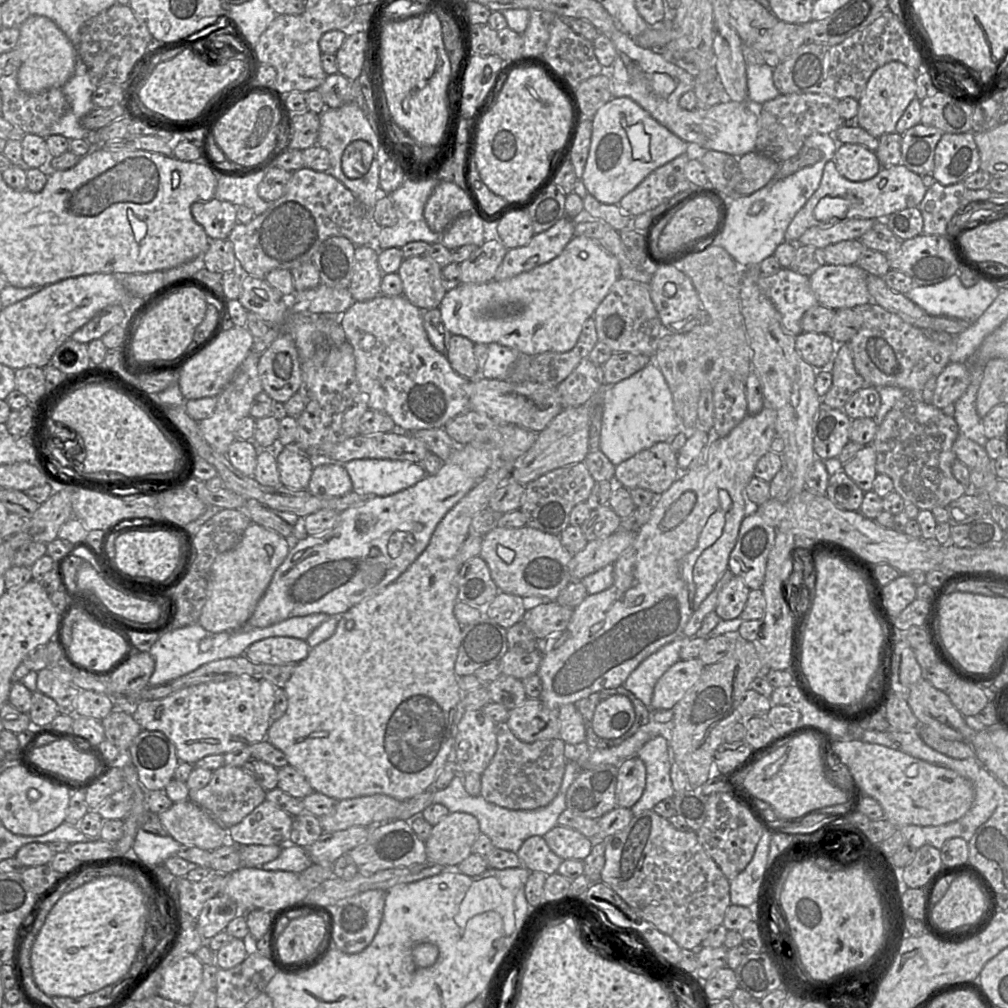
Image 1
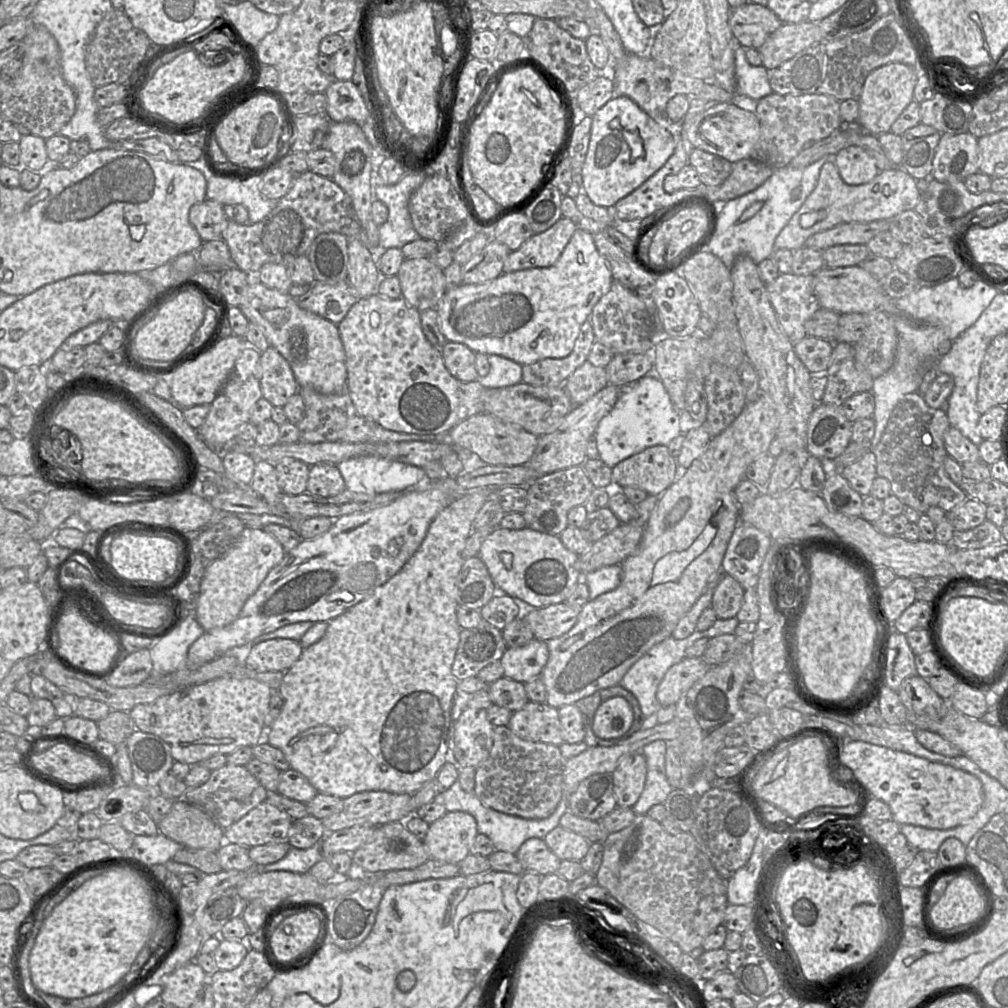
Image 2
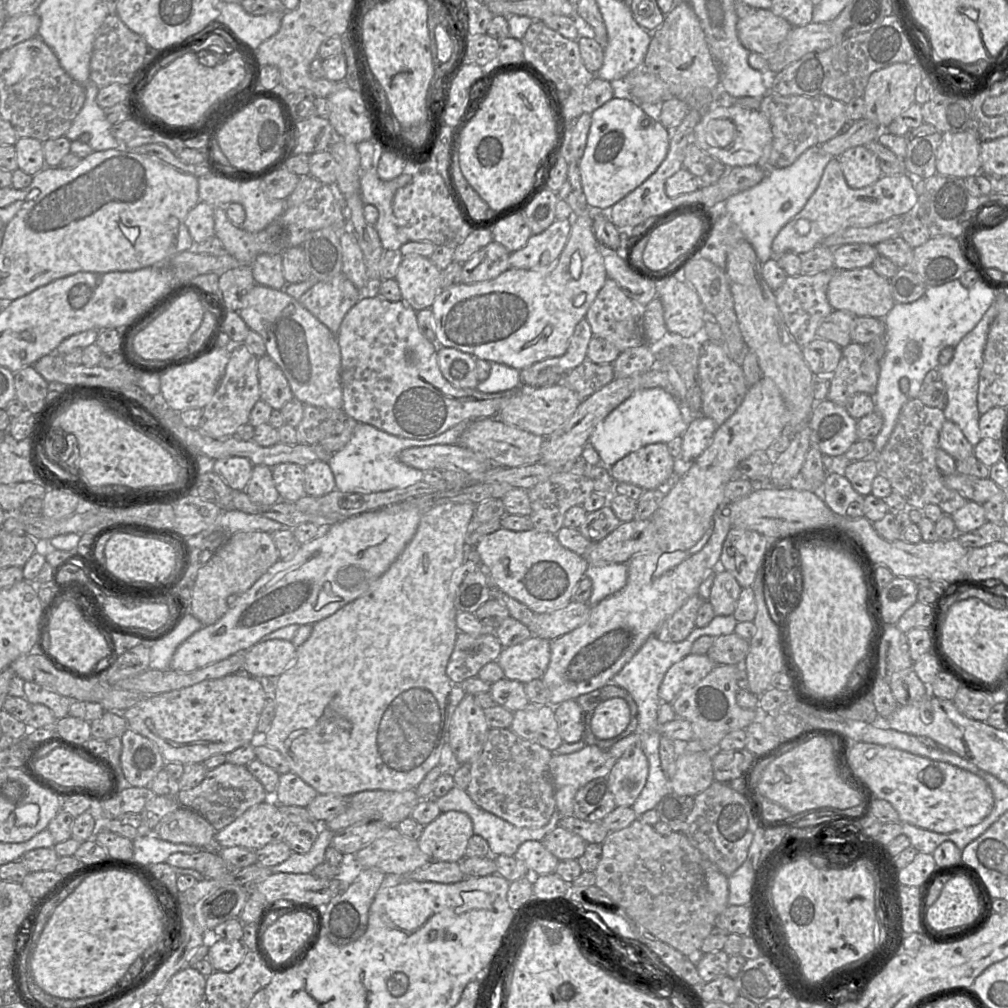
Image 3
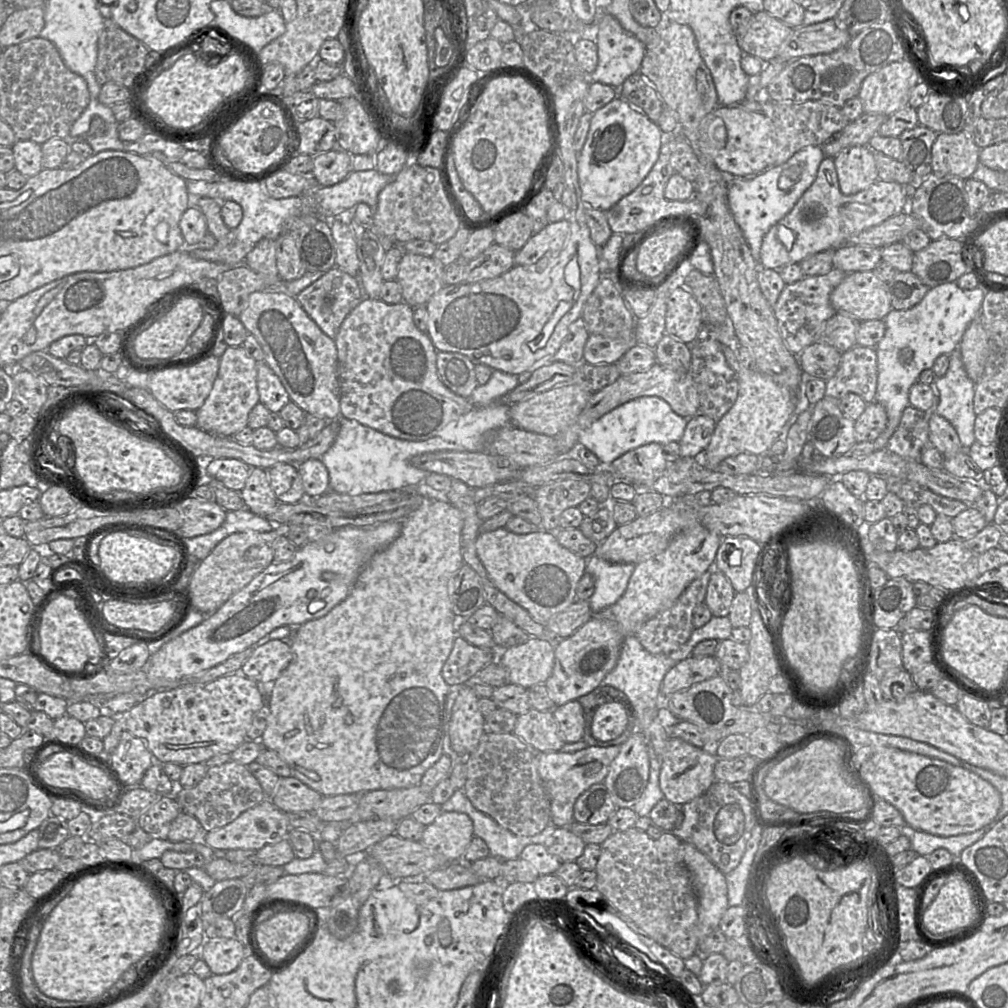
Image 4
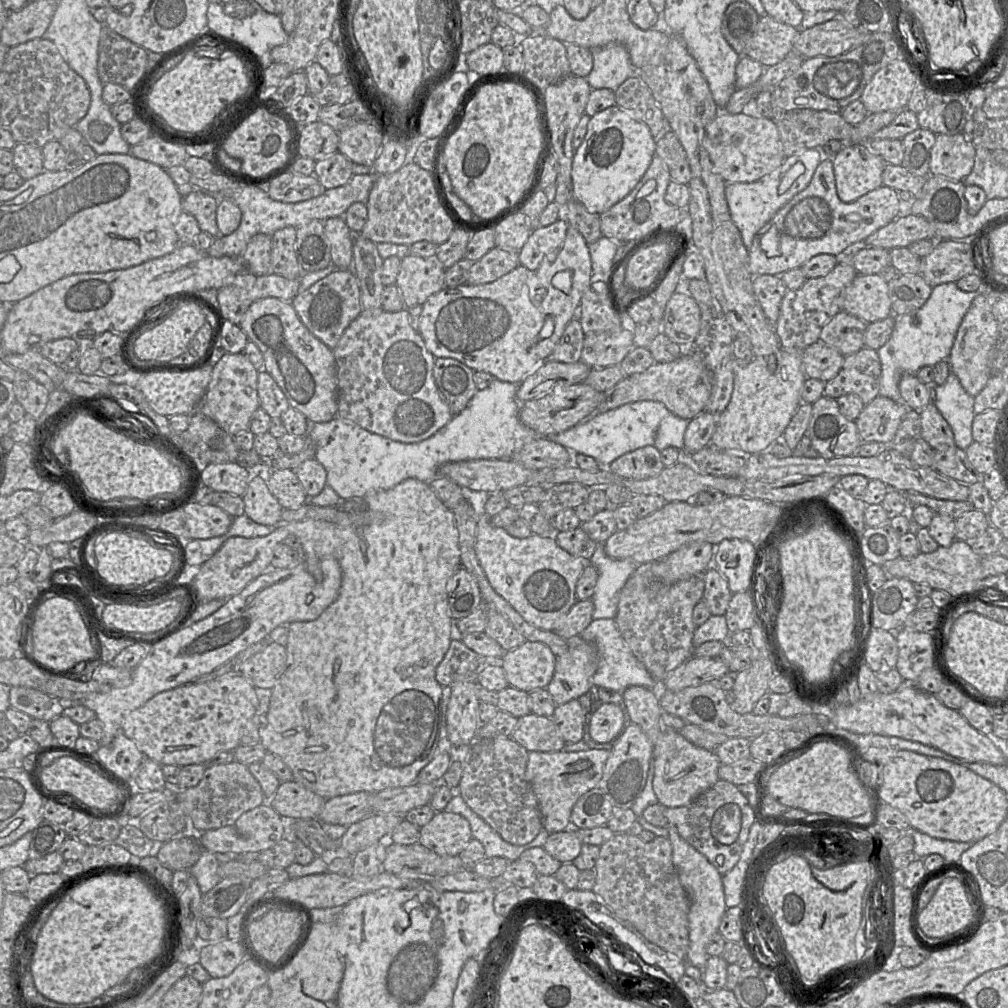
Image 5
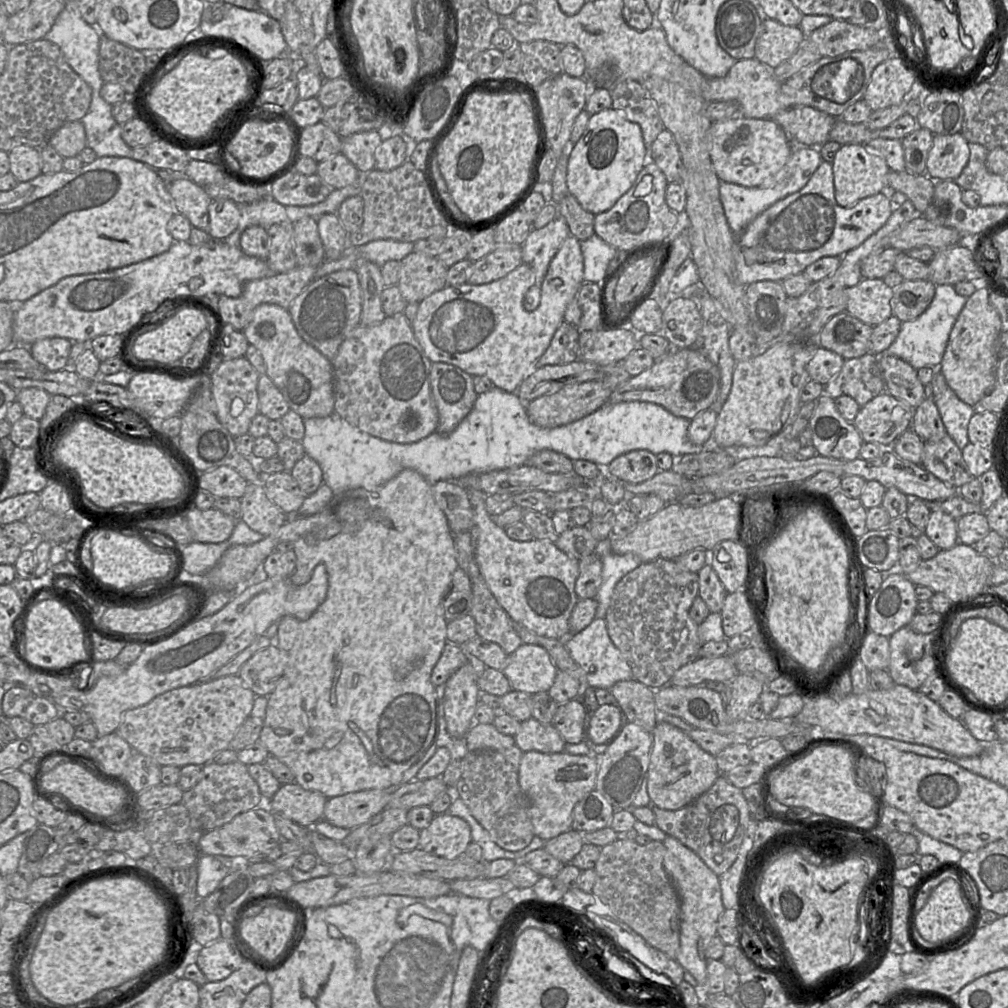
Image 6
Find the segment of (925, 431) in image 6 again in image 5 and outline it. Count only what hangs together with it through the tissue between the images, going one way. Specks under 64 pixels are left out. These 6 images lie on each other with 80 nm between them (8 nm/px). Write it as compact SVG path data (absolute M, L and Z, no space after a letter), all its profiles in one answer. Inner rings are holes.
M933 402L920 411L921 438L935 451L955 446L952 429Z

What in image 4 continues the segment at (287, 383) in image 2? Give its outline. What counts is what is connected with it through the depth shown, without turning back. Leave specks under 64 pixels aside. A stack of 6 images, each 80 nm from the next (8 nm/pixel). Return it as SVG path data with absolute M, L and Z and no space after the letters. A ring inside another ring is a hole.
M264 362L257 363L259 401L272 413L279 413L291 400L274 371Z

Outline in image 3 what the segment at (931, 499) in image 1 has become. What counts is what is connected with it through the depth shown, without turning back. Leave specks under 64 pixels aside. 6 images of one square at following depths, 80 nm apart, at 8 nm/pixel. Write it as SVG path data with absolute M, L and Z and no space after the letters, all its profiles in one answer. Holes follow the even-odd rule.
M918 398L909 400L900 410L892 434L878 454L876 463L878 474L888 479L892 490L906 500L908 507L922 510L928 504L935 504L944 514L952 515L967 500L944 484L944 475L936 464L939 433L945 421L943 409L926 406Z

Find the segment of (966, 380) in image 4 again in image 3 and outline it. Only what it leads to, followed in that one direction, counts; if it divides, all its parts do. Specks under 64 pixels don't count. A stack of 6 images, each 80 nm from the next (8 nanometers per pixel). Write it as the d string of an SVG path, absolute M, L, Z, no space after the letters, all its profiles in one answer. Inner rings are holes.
M995 299L978 324L955 347L952 360L947 365L939 365L937 367L940 380L945 384L947 392L946 403L943 408L945 418L960 427L973 447L981 440L979 431L980 413L977 406L979 373L983 363L983 353L988 332L996 316L997 304Z

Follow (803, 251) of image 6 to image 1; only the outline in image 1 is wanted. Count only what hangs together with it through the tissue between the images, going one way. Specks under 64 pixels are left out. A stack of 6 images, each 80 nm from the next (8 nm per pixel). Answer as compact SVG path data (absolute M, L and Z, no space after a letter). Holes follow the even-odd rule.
M834 160L826 163L821 182L817 190L807 200L805 205L797 212L785 232L785 241L798 243L801 235L810 227L829 227L833 224L853 218L885 220L890 214L906 209L918 207L927 188L922 182L922 177L907 169L903 164L883 166L872 178L854 182L843 177ZM824 197L841 197L851 201L851 206L842 218L834 217L826 221L818 221L813 216L817 204Z

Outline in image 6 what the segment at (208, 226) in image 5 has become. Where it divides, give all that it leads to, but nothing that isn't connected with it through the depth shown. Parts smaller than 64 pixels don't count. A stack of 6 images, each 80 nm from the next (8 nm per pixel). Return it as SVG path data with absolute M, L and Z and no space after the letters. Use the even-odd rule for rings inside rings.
M178 179L168 184L176 212L185 216L193 227L208 232L209 205L212 198L204 188L190 179Z

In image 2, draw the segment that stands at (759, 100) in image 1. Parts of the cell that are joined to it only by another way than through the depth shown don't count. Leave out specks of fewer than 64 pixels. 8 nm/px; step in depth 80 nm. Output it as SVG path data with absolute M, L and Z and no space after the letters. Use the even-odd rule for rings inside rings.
M741 45L735 51L735 70L737 94L759 101L773 93L769 81L769 71L763 65L751 65L746 57L746 49Z

